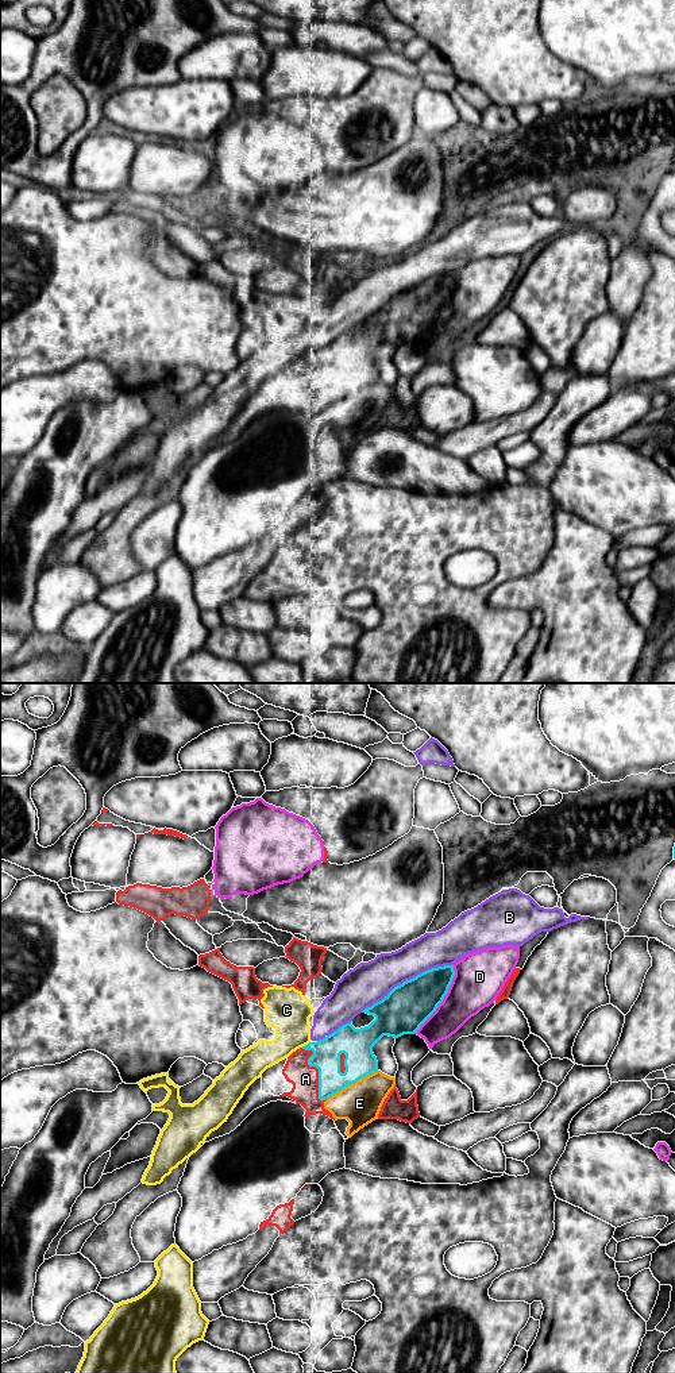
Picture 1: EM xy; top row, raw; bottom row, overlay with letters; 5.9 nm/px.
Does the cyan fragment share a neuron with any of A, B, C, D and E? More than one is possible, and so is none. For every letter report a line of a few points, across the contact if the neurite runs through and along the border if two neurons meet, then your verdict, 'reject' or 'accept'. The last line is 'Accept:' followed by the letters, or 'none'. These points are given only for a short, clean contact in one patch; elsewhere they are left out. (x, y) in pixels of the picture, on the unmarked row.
A: reject
B: reject
C: reject
D: reject
E: reject
Accept: none

